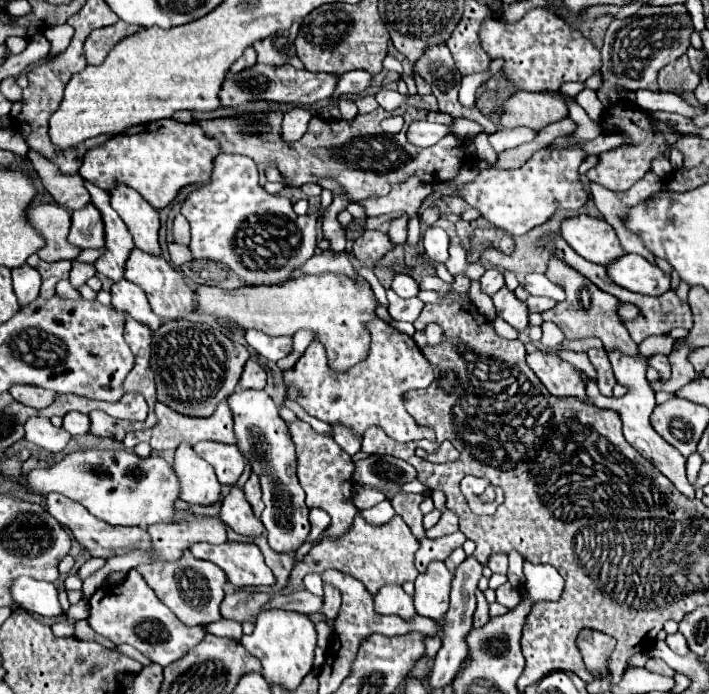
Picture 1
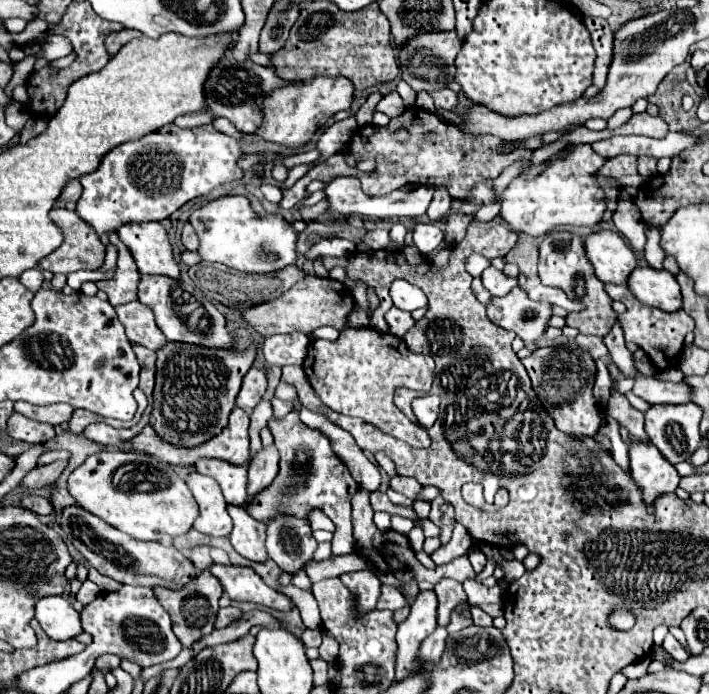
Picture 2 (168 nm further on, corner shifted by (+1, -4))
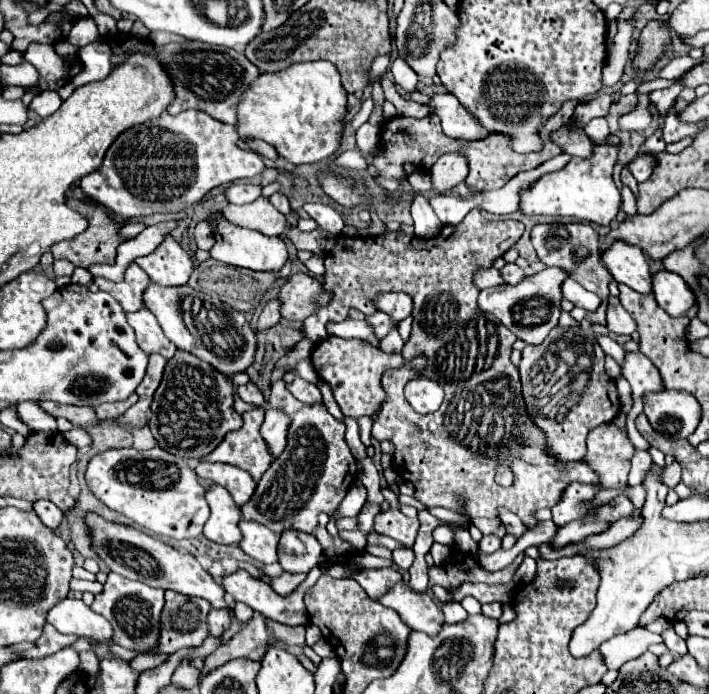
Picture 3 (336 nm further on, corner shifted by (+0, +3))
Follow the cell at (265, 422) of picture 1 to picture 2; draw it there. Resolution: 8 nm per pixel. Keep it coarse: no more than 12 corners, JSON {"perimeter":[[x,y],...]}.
{"perimeter":[[277,515],[267,553],[295,575],[313,561],[317,541],[307,521]]}

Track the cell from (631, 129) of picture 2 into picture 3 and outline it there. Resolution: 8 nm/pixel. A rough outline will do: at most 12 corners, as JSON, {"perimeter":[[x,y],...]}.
{"perimeter":[[642,94],[632,112],[620,116],[620,130],[632,132],[652,124],[650,100]]}

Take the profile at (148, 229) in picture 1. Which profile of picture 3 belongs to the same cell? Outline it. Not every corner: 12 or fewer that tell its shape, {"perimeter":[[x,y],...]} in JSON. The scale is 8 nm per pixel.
{"perimeter":[[170,236],[136,264],[162,286],[182,286],[192,258]]}

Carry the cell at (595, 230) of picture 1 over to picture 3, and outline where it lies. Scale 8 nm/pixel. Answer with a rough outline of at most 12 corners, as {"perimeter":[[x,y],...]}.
{"perimeter":[[616,240],[602,262],[616,282],[652,292],[638,246]]}

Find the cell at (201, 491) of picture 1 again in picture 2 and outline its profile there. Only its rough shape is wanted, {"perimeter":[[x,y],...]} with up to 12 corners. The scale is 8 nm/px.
{"perimeter":[[189,473],[187,485],[201,511],[193,527],[229,537],[231,517],[221,487]]}

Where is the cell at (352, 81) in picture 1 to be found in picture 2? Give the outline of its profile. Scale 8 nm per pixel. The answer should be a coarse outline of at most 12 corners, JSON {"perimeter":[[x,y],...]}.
{"perimeter":[[323,77],[273,89],[255,133],[293,151],[335,113],[353,83]]}

